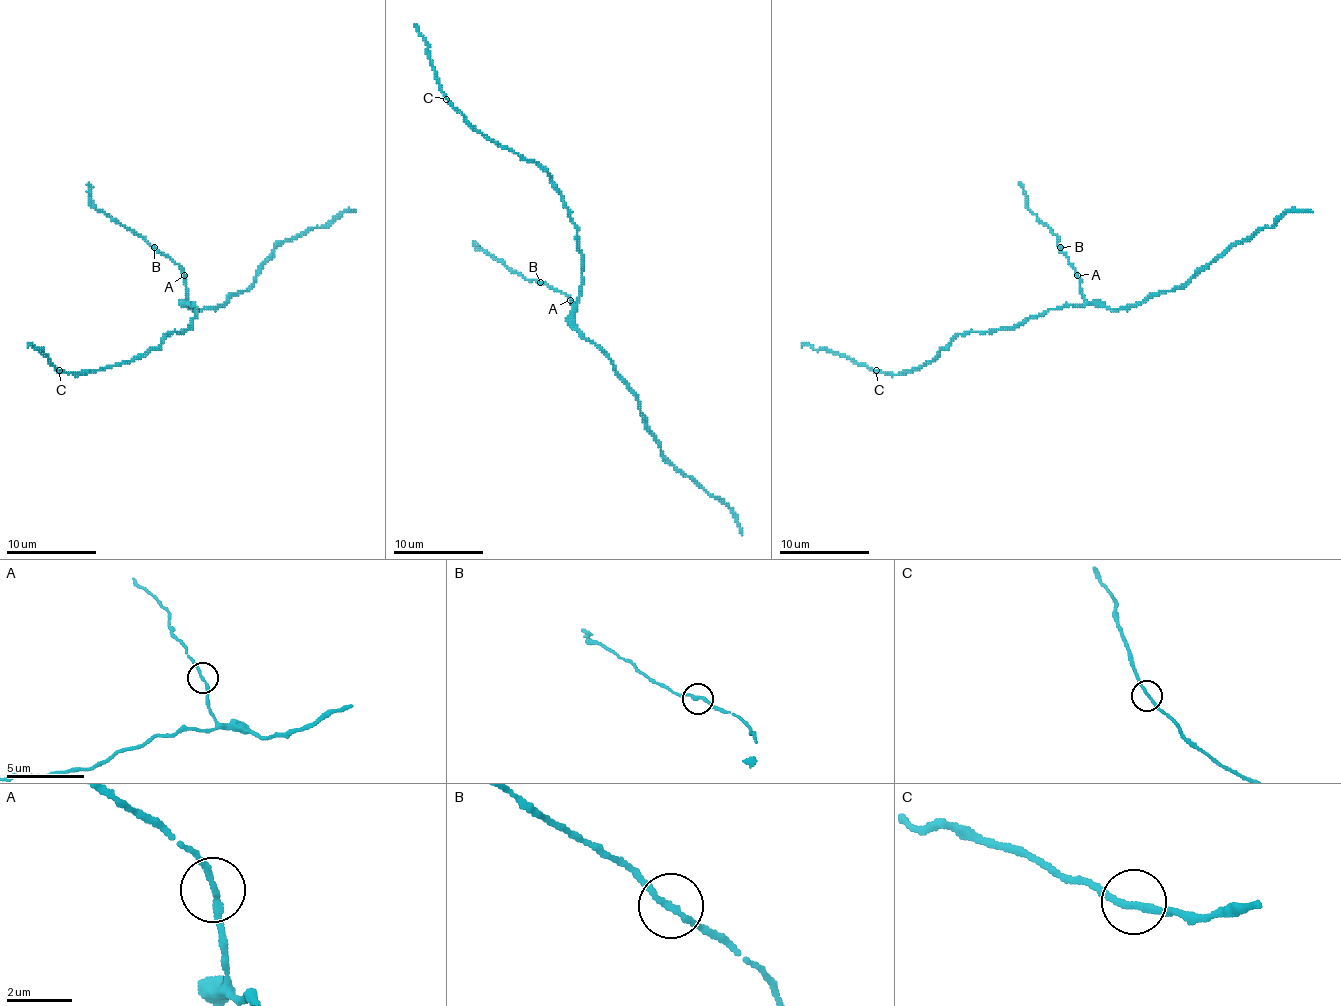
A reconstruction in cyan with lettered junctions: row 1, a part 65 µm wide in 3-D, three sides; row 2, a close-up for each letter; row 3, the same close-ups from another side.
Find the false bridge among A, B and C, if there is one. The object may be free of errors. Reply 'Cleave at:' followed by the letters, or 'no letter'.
Cleave at: no letter

